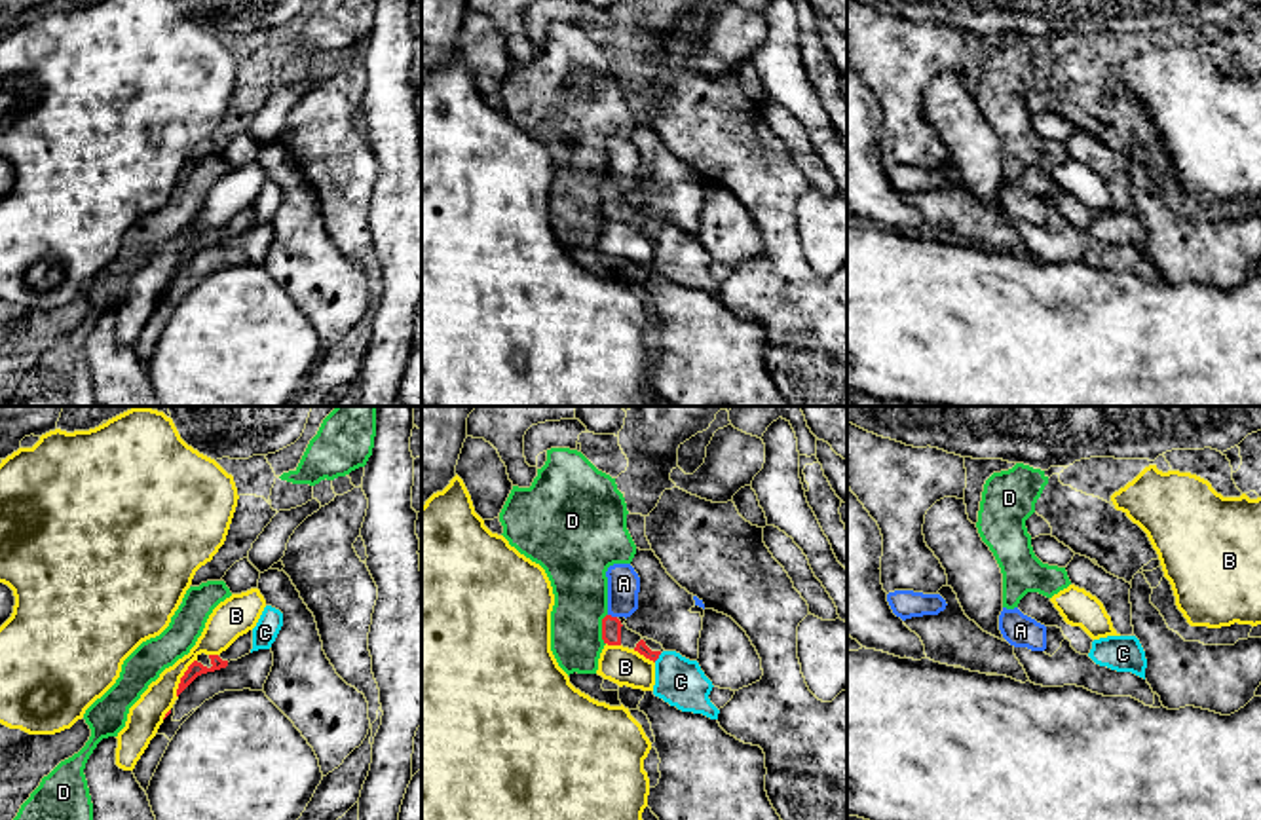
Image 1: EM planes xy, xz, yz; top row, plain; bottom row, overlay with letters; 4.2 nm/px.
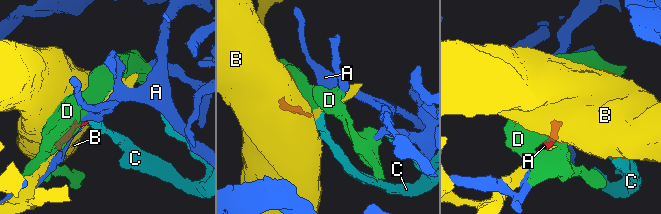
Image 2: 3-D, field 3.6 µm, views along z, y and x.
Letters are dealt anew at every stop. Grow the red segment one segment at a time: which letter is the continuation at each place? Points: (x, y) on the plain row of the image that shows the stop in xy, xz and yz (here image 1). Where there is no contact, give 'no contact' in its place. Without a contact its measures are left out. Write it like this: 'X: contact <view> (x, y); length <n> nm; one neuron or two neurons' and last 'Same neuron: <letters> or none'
A: contact xz (610, 190); length 40 nm; two neurons
B: contact xy (181, 253); length 190 nm; two neurons
C: contact xz (658, 232); length 50 nm; two neurons
D: contact xz (602, 204); length 140 nm; two neurons
Same neuron: none

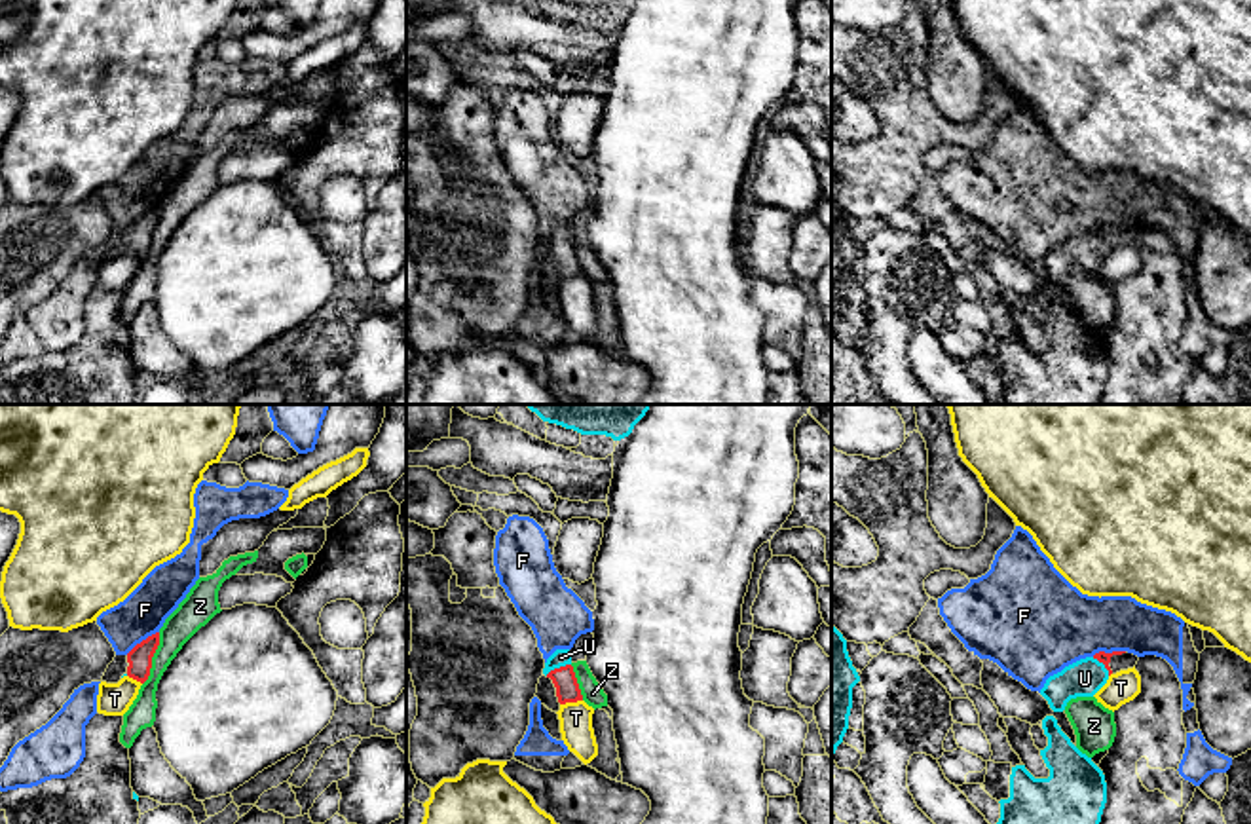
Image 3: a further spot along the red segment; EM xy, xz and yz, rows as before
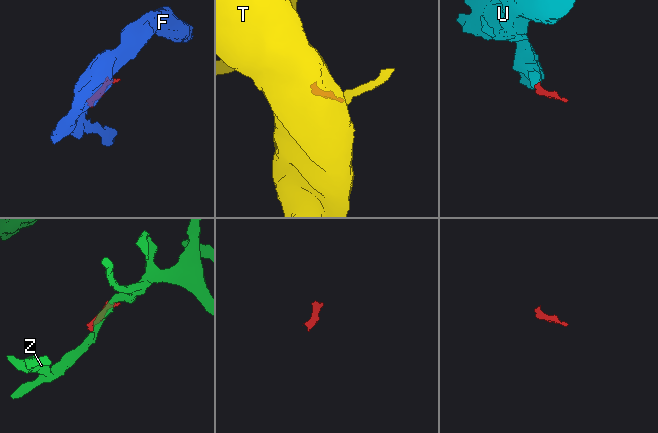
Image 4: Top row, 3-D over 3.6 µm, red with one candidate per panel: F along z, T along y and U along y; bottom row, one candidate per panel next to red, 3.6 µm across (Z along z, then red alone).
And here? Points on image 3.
F: contact xy (143, 215); length 170 nm; two neurons
T: contact xz (570, 276); length 100 nm; two neurons
U: contact xz (557, 243); length 120 nm; one neuron
Z: contact xy (150, 234); length 240 nm; two neurons
Same neuron: U

